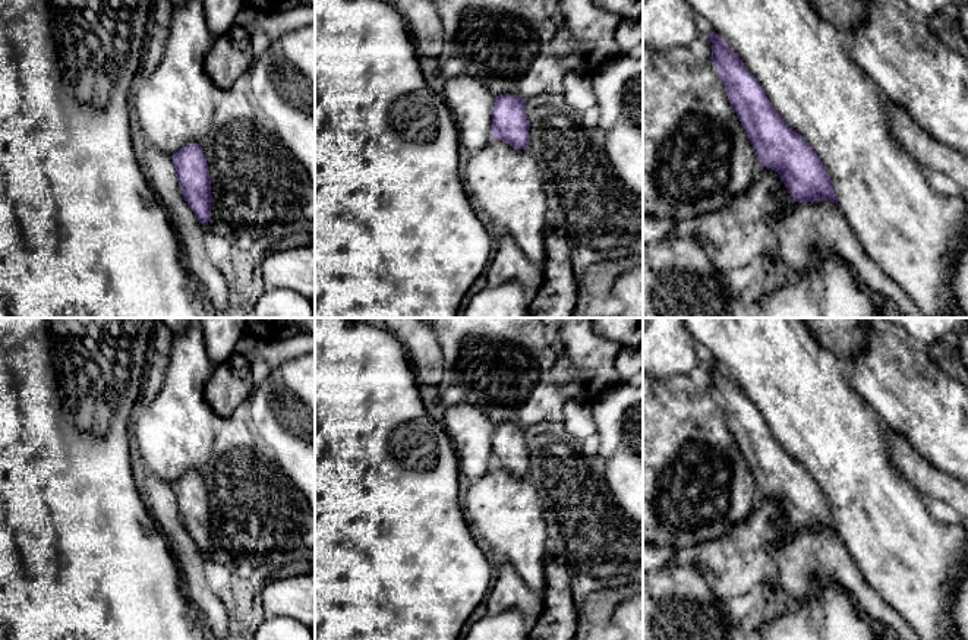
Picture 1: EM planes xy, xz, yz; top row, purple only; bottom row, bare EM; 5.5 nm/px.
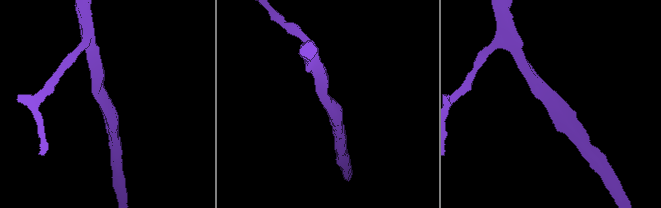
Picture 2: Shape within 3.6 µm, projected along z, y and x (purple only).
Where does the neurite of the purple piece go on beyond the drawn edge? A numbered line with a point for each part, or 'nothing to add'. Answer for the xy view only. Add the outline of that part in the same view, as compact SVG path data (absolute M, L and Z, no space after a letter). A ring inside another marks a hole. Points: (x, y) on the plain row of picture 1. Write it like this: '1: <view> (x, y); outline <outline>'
1: xy (175, 434); outline M196 322L189 325L182 334L173 337L170 360L165 369L163 387L157 398L144 409L138 409L132 422L132 438L135 448L135 461L138 467L145 469L157 479L173 485L180 476L190 470L202 473L202 469L211 458L215 441L217 416L206 401L205 387L212 373L212 363L206 353L202 331Z

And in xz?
1: xz (505, 511); outline M492 466L476 482L464 485L461 499L466 517L489 555L508 561L524 584L542 600L549 536L543 520L543 505L535 483L529 476L515 477Z

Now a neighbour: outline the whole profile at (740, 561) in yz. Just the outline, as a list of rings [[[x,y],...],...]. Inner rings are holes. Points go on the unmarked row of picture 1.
[[[762,495],[751,514],[723,536],[677,552],[669,567],[697,567],[713,595],[725,602],[773,581],[772,548],[794,535],[795,529],[779,502]]]

